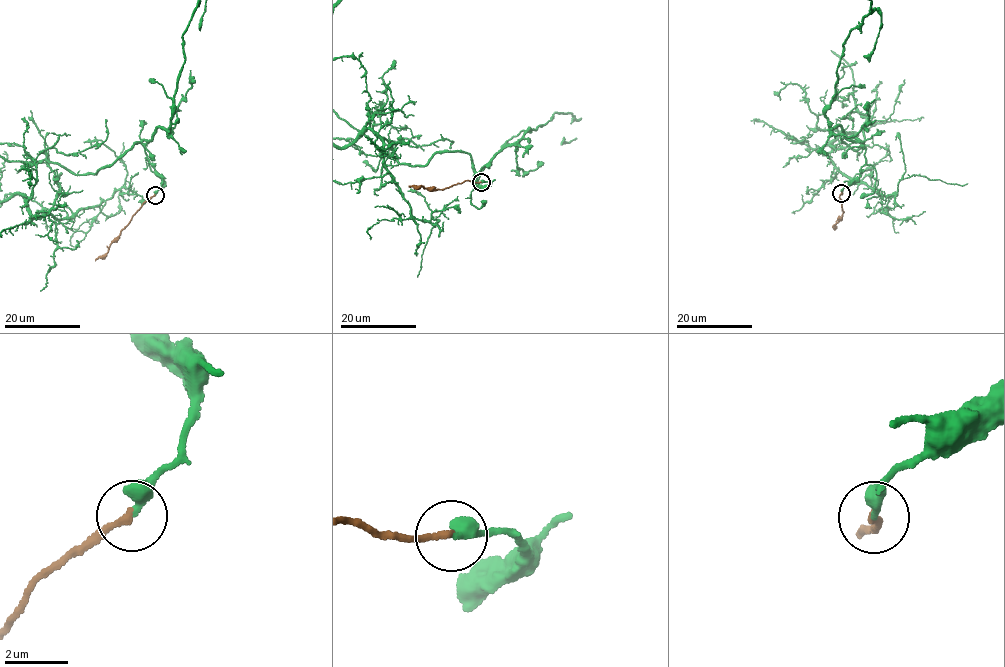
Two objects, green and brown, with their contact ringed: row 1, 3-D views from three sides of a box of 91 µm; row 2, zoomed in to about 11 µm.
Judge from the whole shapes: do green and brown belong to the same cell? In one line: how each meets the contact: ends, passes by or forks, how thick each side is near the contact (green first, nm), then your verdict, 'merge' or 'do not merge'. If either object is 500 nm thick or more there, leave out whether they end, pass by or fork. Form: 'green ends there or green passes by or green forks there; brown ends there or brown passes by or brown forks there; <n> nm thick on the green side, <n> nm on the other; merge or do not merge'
green ends there; brown ends there; 320 nm thick on the green side, 220 nm on the other; merge

